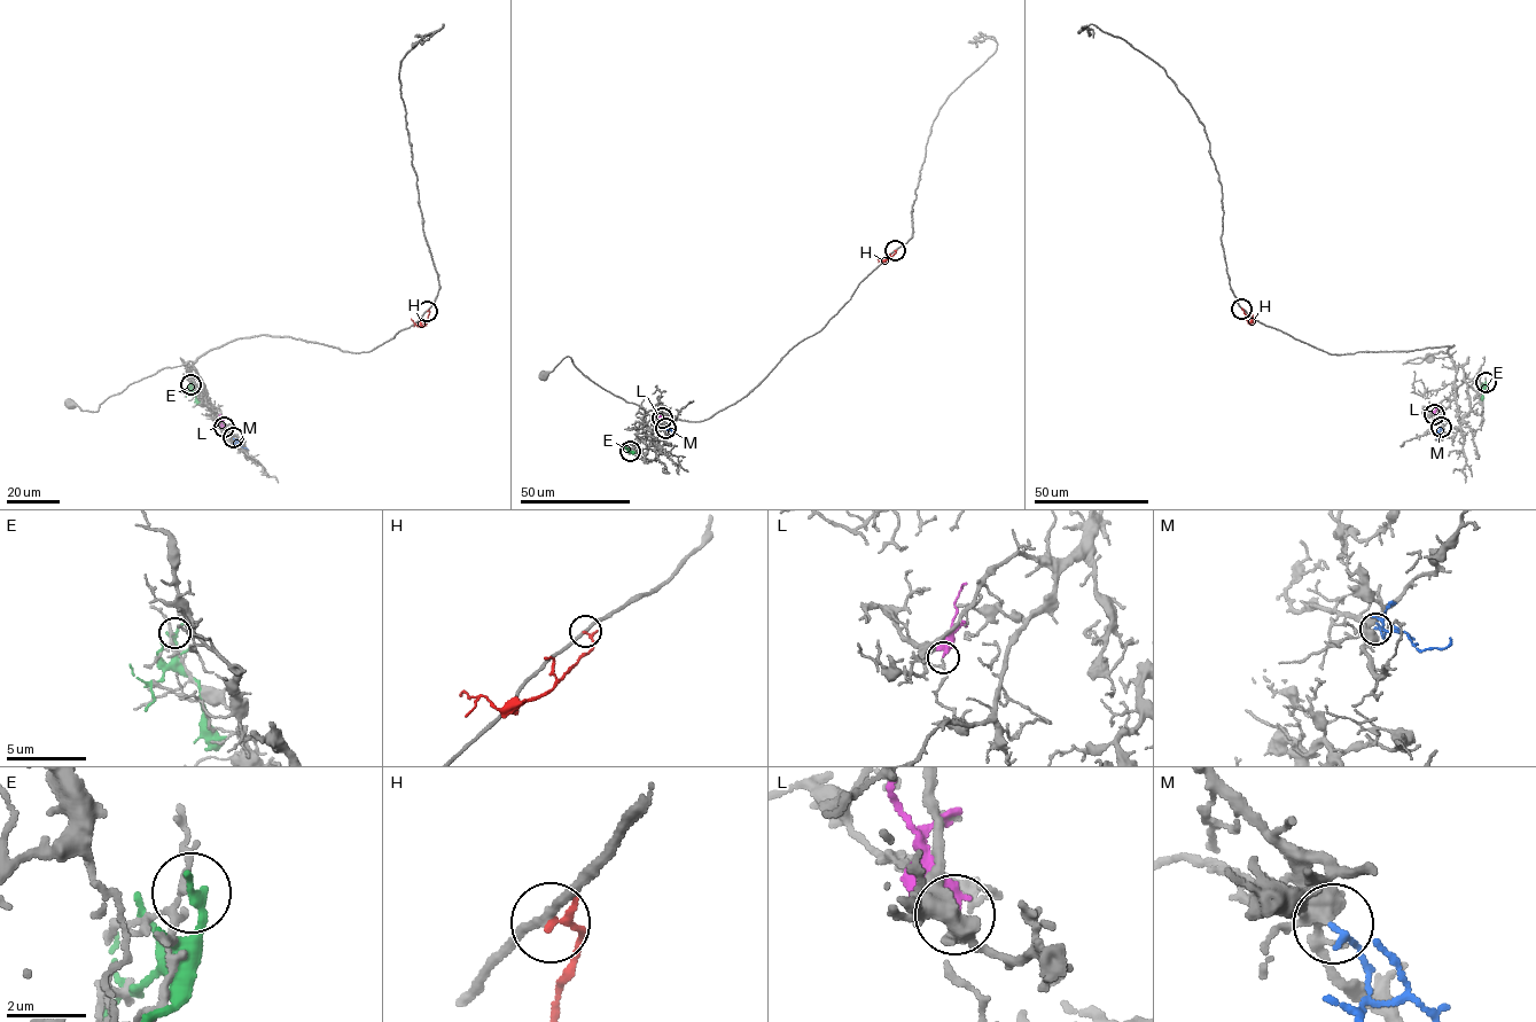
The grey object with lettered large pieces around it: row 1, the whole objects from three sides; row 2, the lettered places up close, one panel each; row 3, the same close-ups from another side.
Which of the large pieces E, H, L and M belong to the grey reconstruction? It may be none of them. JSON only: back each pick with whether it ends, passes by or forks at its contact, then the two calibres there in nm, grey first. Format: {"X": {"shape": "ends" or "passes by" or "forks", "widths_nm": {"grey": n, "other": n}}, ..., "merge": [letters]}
{"M": {"shape": "ends", "widths_nm": {"grey": 340, "other": 160}}, "merge": ["M"]}

